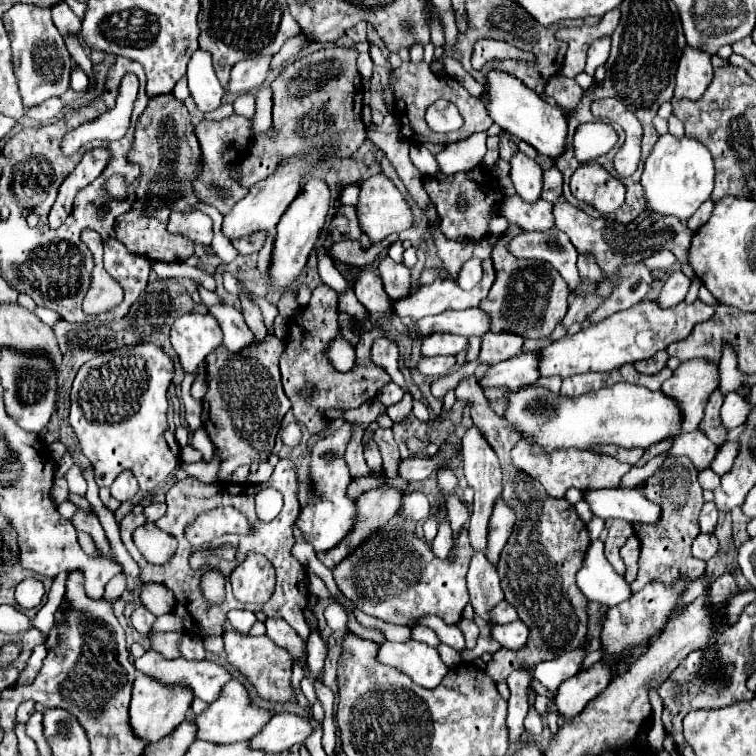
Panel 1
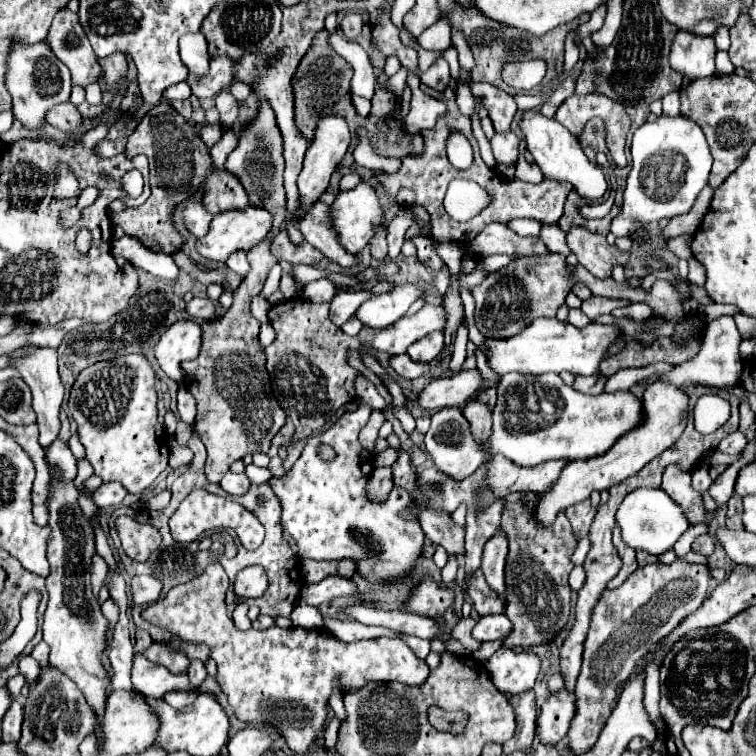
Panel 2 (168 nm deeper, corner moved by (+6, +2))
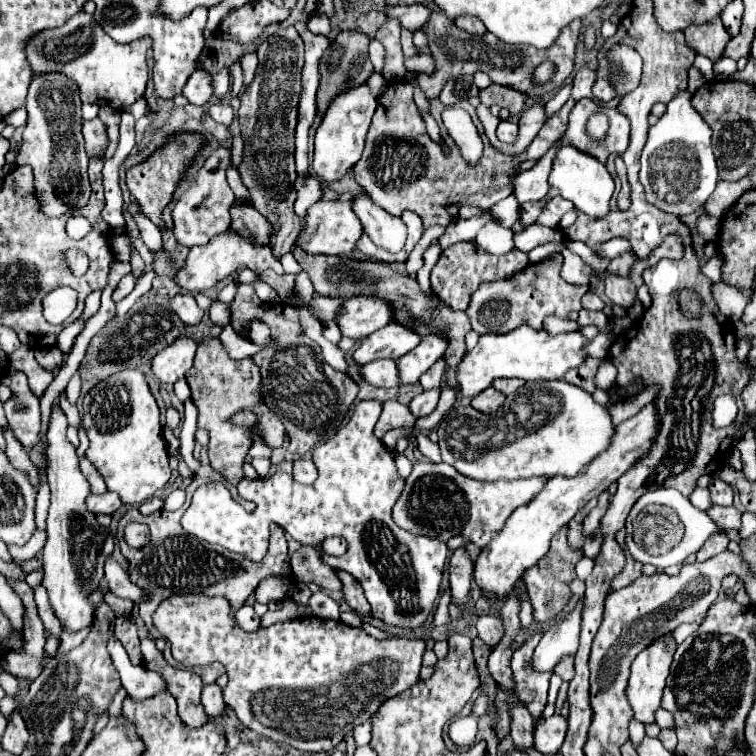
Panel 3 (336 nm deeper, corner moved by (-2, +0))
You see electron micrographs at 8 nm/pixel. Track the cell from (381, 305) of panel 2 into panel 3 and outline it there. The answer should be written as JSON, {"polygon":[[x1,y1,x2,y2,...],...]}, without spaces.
{"polygon":[[351,297,343,301,335,323,343,337,359,341,391,323,391,305,379,297]]}

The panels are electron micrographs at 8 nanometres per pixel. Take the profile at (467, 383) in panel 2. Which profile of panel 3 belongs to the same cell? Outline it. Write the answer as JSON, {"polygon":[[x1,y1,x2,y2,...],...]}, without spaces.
{"polygon":[[433,389,433,391,423,391,421,395,417,395,411,403,409,403,409,411,413,417,427,417,429,413,435,411,437,407,437,401,439,401,439,391]]}

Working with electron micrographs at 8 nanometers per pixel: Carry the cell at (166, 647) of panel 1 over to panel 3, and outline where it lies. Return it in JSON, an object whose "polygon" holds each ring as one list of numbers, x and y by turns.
{"polygon":[[143,639,141,641,141,653,143,653,145,667,151,671,157,671,165,679,167,691,177,699,181,721,191,729,205,725,209,721,209,717,205,715,201,699,199,699,201,689,203,689,201,677,189,669,171,667,163,659,163,653,157,651,155,639]]}

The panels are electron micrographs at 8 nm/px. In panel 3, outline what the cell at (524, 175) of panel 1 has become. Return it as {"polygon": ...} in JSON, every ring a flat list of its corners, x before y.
{"polygon":[[505,119,497,127,497,139,503,143,515,143,517,139,517,121,515,119]]}

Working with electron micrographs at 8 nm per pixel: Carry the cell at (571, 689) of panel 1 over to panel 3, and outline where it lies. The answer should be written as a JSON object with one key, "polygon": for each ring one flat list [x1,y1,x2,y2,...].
{"polygon":[[555,713,553,717,543,719,535,725,533,729,535,745,533,747,543,755,555,755,563,745,565,733,567,733,567,719]]}

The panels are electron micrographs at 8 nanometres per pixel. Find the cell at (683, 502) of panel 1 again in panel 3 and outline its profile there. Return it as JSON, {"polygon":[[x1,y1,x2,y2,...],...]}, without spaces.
{"polygon":[[709,507,707,515,725,529,741,529,741,511,737,507]]}

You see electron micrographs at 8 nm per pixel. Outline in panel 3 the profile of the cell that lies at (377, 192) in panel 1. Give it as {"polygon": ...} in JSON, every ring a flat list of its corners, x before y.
{"polygon":[[319,201,305,213,305,229,301,229,295,245,307,253,323,255,347,255,355,249,355,243,361,239,363,227,359,217,351,209,351,201]]}

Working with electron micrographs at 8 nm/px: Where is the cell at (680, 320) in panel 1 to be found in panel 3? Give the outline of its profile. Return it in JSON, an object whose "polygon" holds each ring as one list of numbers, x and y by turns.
{"polygon":[[521,325,503,335,481,335,479,343,457,365,457,393,459,397,475,397,475,393,487,389,487,385,491,385,497,377,519,377,525,381,563,379,569,369,579,367,585,361,585,343,589,343,589,339,585,339,579,331,549,335,527,325]]}

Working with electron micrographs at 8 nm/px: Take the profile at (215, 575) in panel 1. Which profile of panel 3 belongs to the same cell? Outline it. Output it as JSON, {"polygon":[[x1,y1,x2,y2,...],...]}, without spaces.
{"polygon":[[197,593,171,595,153,613,153,623,171,643,173,657,193,668,213,661,227,667,229,685,225,687,225,703,235,711,239,721,261,737,291,745,305,753,335,749,353,727,365,723,381,703,413,687,419,677,421,657,427,649,423,639,375,639,363,629,349,627,341,621,301,617,275,623,267,629,245,633,229,613,227,599]]}

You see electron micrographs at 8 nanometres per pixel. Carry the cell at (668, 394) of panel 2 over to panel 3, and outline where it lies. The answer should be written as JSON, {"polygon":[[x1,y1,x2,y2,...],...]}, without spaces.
{"polygon":[[649,403,635,417,617,425,609,449,597,455,575,477,547,479,539,495,535,495,527,505,515,509,505,521,505,527,491,539,487,547,481,549,473,571,473,579,481,595,493,595,499,601,505,599,513,591,517,579,547,553,551,537,561,527,565,527,589,499,605,491,613,481,617,481,617,477,623,475,623,471,635,465,635,461,639,461,639,457,643,457,647,449,651,449,651,437,655,437,655,405]]}

